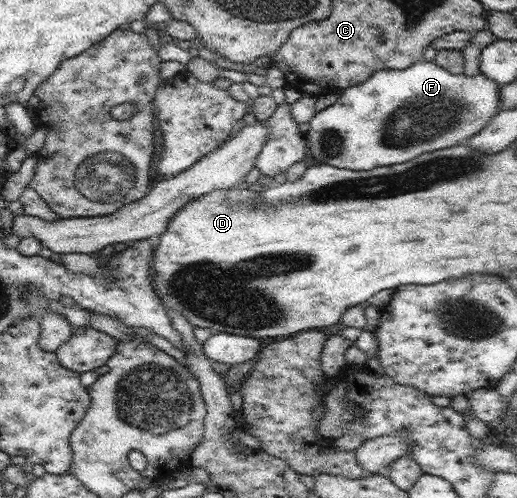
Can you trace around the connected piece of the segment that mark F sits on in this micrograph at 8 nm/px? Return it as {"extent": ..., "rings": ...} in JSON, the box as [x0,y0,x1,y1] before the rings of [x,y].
{"extent":[305,60,500,171],"rings":[[[421,60],[402,70],[380,69],[366,82],[344,89],[336,102],[310,119],[309,130],[305,133],[308,153],[320,164],[369,171],[381,165],[415,159],[421,153],[451,148],[479,133],[500,112],[500,88],[484,73],[452,74],[435,61]]]}

